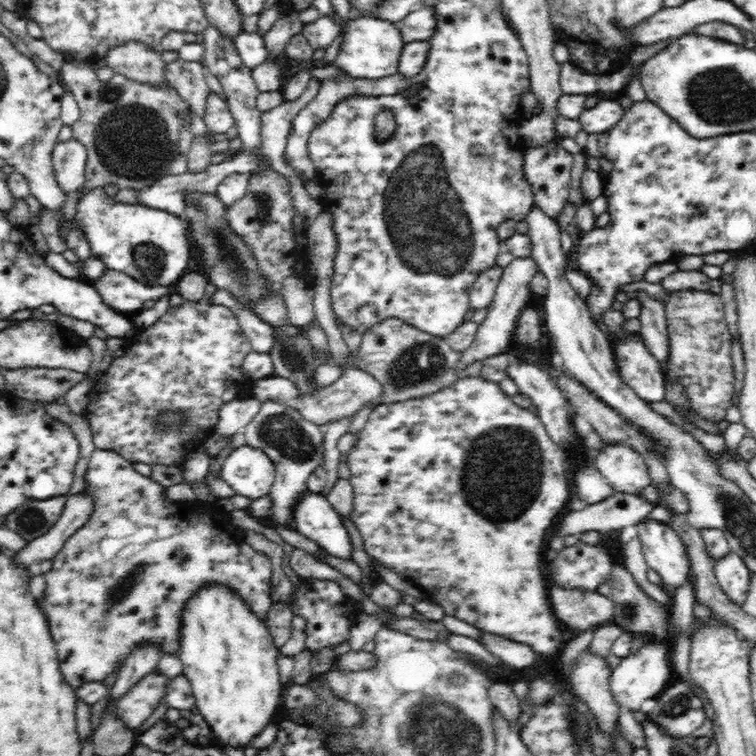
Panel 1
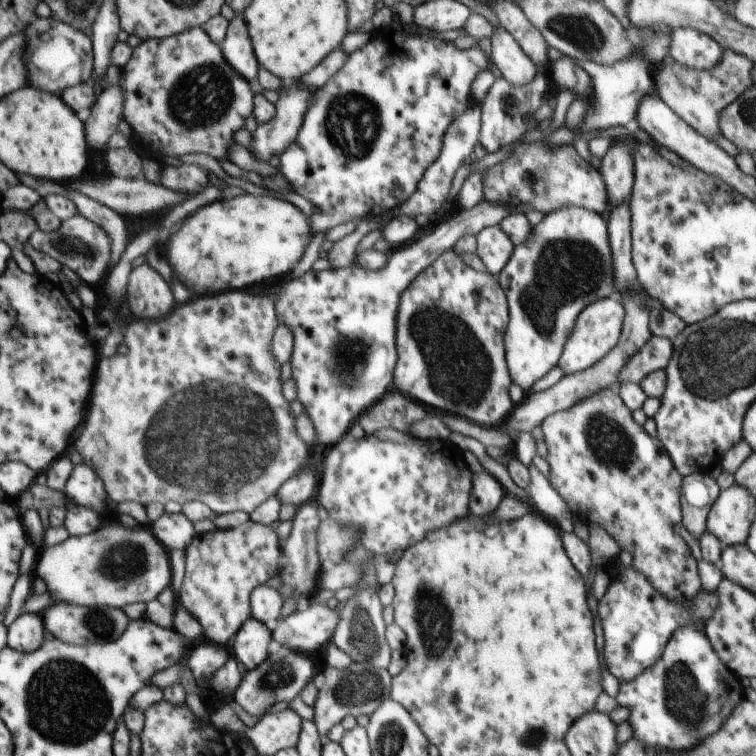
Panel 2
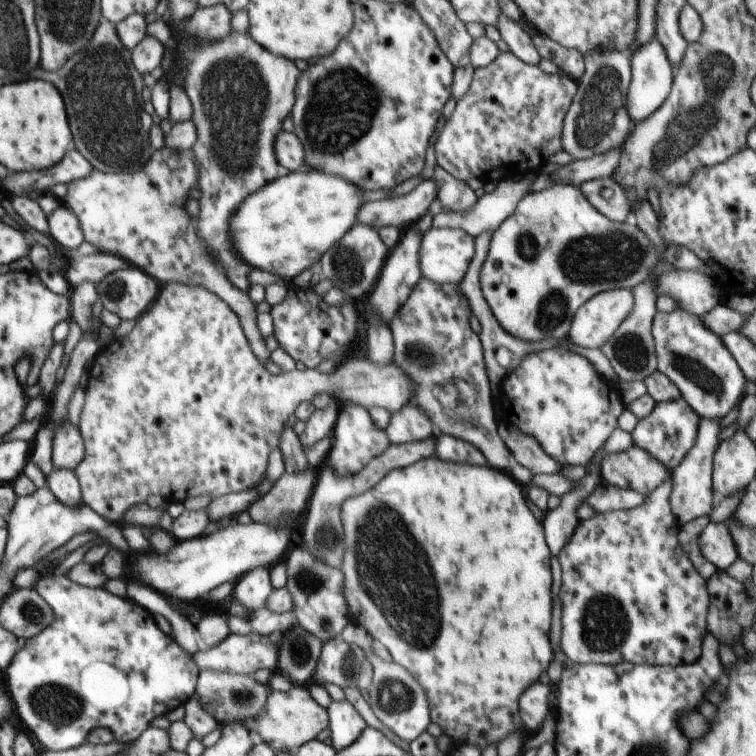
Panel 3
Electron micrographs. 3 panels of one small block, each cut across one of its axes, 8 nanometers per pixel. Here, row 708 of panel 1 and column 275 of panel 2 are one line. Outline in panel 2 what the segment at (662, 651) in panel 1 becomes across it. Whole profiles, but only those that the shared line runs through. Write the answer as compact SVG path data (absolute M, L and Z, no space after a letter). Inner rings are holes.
M322 597L276 621L272 642L308 655L323 644L331 643L340 614L335 608L328 608Z

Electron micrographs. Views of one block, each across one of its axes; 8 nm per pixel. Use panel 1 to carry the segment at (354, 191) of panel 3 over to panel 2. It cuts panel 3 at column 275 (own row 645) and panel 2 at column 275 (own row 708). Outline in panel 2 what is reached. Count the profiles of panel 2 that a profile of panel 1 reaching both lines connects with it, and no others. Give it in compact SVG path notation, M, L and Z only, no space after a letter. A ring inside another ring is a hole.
M244 194L236 196L232 200L220 200L214 204L208 204L182 220L182 226L178 232L171 232L164 245L165 256L173 272L178 274L180 283L186 284L194 294L216 294L222 292L222 286L238 291L245 291L253 284L262 284L270 278L284 277L300 262L304 256L306 246L312 238L312 222L306 218L299 208L290 202L274 198L272 196L254 196Z

